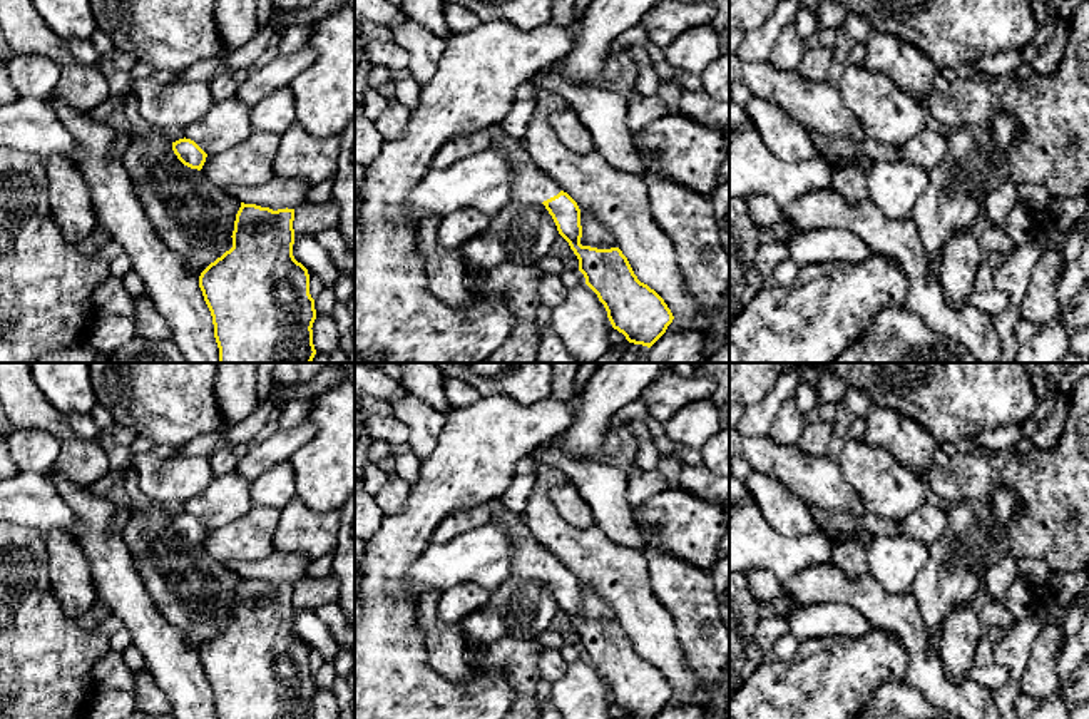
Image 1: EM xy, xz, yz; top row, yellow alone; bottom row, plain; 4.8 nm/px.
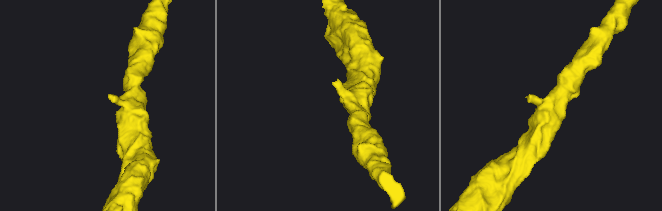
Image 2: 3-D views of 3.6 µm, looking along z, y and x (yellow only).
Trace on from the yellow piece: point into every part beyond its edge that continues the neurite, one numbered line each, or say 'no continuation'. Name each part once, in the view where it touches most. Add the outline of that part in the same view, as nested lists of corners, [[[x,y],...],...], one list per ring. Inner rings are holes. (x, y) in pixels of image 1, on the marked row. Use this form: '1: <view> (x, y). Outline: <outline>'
1: xz (531, 184). Outline: [[[498,122],[485,130],[490,135],[488,149],[500,150],[510,162],[519,164],[512,181],[512,201],[542,204],[562,191],[555,181],[530,161],[524,139],[507,135]]]

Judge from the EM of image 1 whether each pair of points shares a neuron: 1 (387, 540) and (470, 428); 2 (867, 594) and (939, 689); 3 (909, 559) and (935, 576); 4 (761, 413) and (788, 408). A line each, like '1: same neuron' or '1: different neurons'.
1: same neuron
2: same neuron
3: different neurons
4: different neurons

